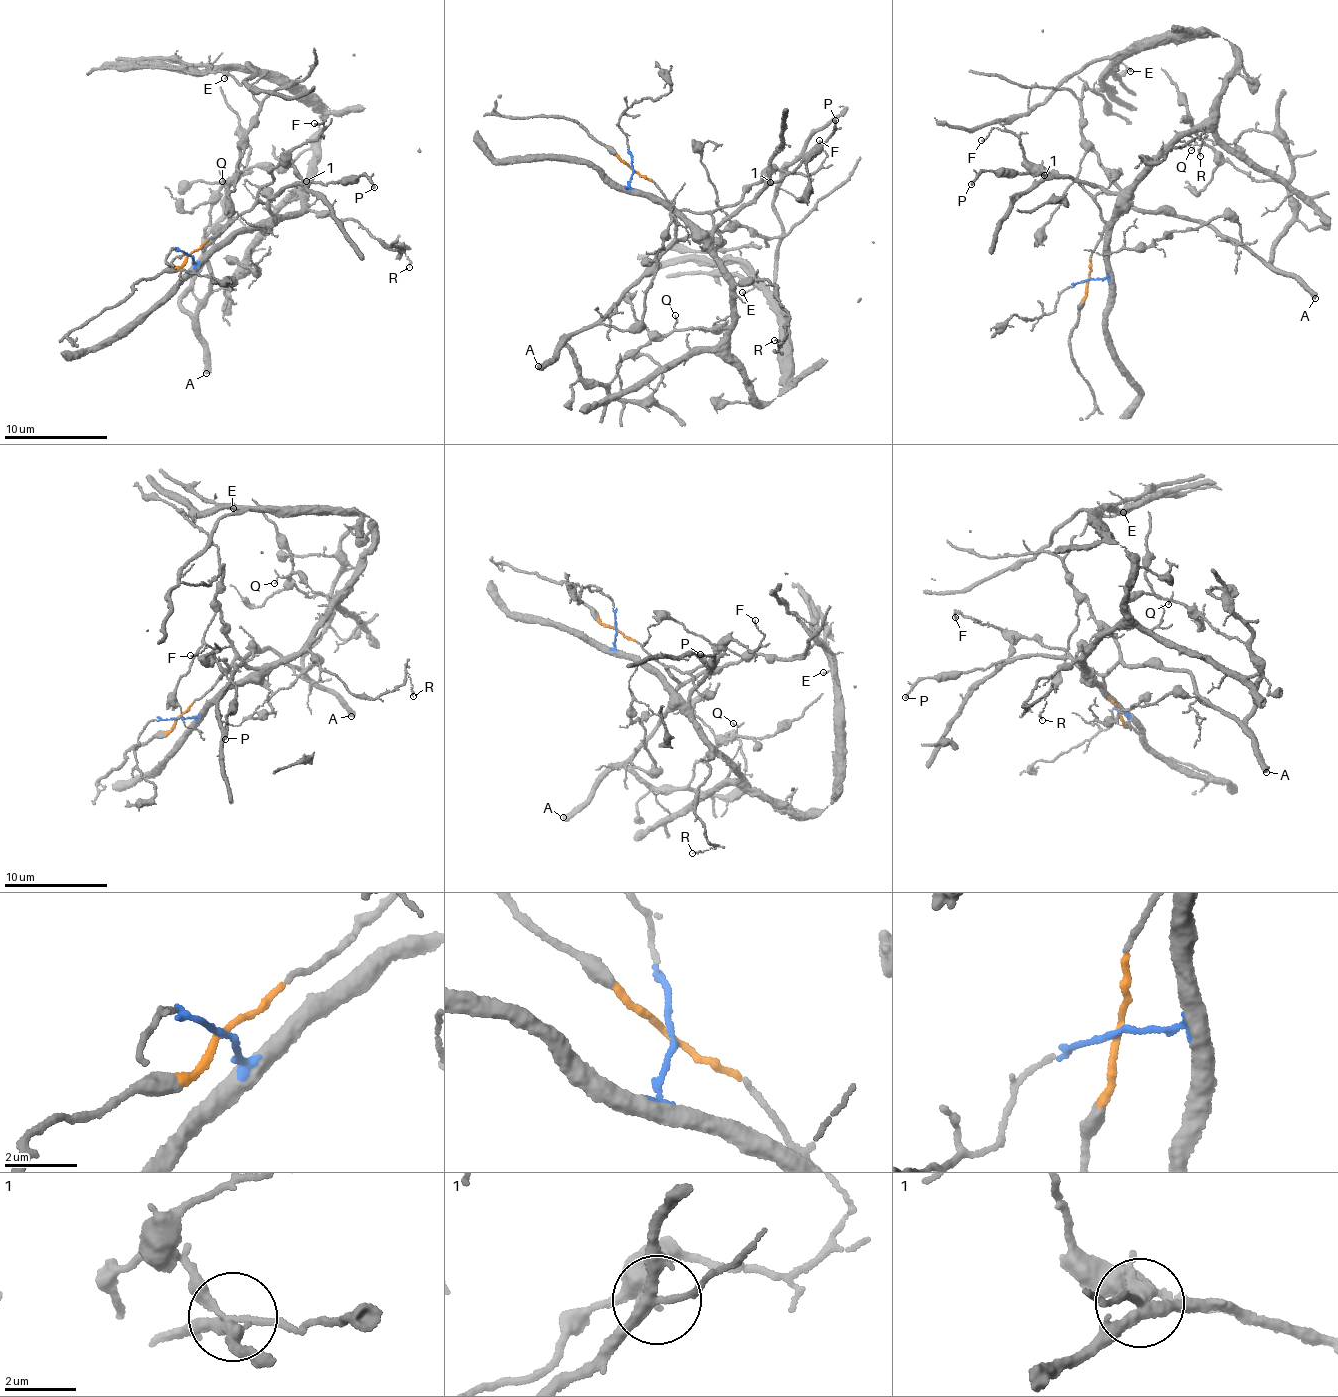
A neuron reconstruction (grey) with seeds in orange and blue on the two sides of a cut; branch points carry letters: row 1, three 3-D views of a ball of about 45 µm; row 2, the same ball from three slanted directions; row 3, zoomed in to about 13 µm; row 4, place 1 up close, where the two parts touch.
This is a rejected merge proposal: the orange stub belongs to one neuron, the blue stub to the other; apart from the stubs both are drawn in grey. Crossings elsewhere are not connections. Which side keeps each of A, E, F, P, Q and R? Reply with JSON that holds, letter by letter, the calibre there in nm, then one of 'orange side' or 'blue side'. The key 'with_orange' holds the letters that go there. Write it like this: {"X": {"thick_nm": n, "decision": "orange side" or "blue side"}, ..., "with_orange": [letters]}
{"A": {"thick_nm": 440, "decision": "orange side"}, "E": {"thick_nm": 110, "decision": "blue side"}, "F": {"thick_nm": 100, "decision": "orange side"}, "P": {"thick_nm": 150, "decision": "orange side"}, "Q": {"thick_nm": 80, "decision": "orange side"}, "R": {"thick_nm": 120, "decision": "blue side"}, "with_orange": ["A", "F", "P", "Q"]}

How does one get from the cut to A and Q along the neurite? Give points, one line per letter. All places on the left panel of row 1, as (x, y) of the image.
A: (189, 254), (228, 226), (229, 219), (205, 248), (212, 275), (198, 318), (209, 362), (206, 373)
Q: (189, 254), (229, 219), (205, 248), (212, 275), (192, 313), (181, 293), (203, 251), (221, 181)

